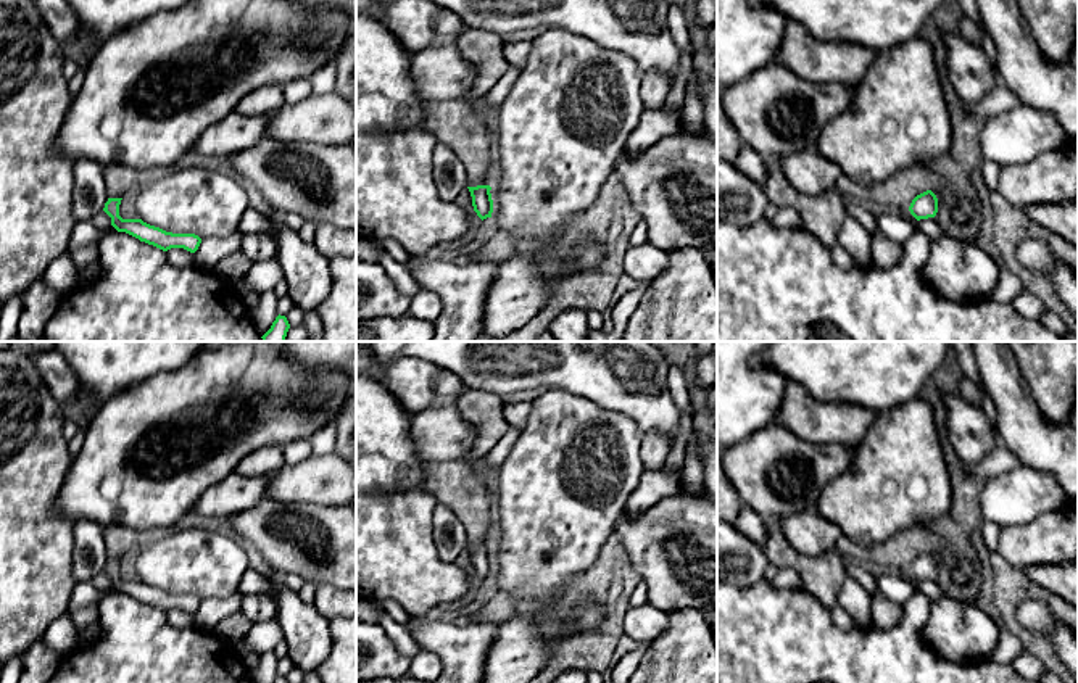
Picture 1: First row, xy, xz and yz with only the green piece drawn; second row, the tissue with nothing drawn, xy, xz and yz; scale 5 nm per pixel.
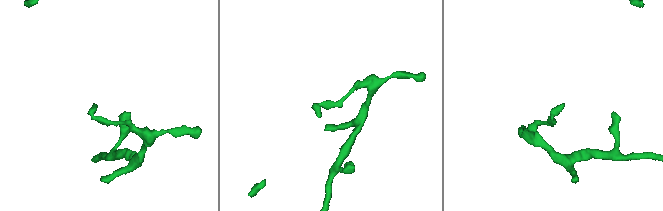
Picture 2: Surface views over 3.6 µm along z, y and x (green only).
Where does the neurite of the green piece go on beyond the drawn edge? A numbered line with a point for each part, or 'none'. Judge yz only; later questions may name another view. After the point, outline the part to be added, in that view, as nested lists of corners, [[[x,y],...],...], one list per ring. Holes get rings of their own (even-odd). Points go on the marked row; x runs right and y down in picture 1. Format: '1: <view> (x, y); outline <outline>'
none

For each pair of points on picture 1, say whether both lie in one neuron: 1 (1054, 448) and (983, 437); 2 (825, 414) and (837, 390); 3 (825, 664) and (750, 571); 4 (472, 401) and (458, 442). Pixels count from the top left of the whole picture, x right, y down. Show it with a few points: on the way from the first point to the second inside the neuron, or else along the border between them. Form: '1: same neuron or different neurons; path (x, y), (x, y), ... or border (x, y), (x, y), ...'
1: different neurons; border (996, 435), (999, 442)
2: different neurons; border (798, 384), (819, 401), (841, 401), (869, 409)
3: different neurons; border (764, 579), (750, 585), (733, 587)
4: different neurons; border (453, 405), (474, 430), (474, 442), (464, 458)

